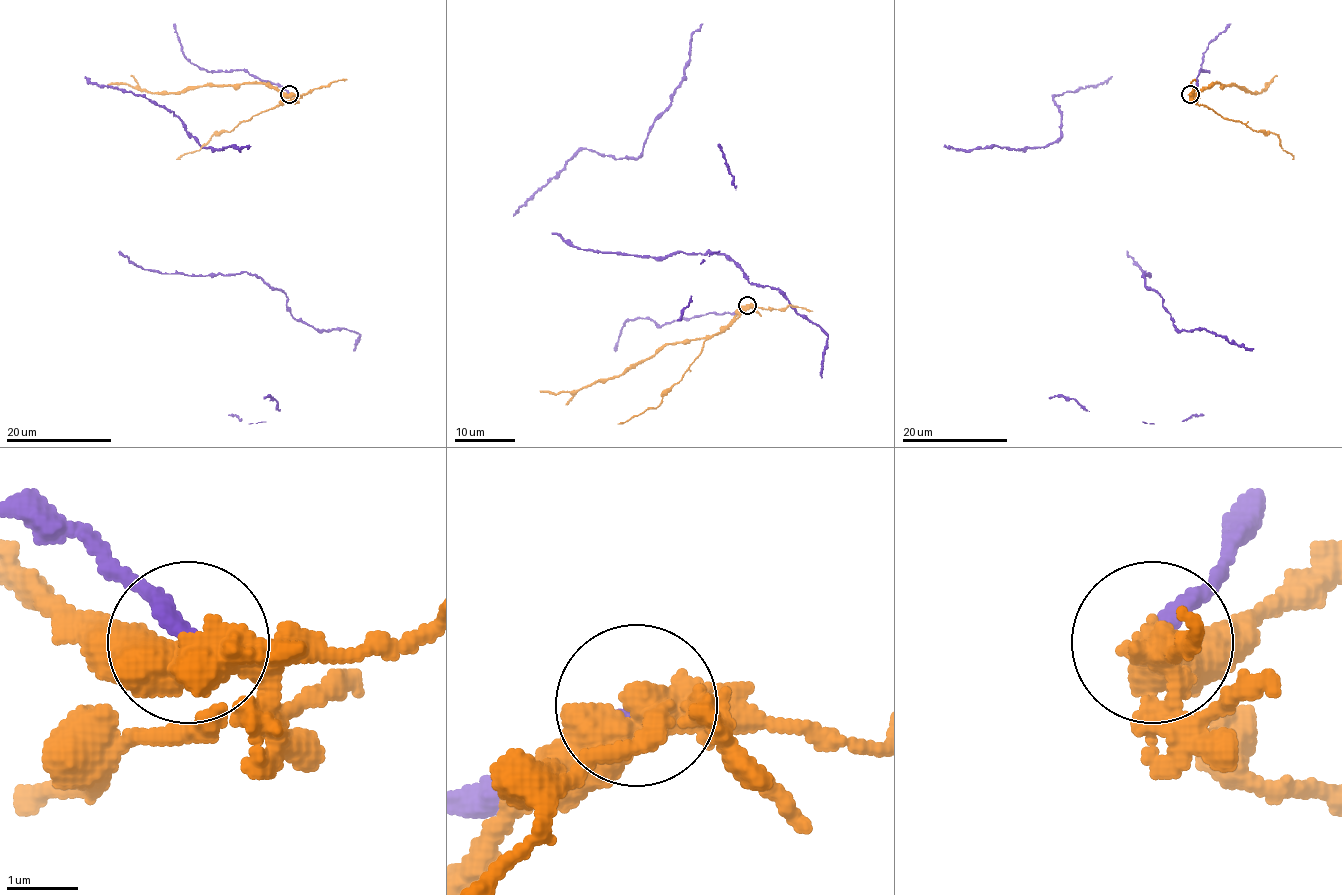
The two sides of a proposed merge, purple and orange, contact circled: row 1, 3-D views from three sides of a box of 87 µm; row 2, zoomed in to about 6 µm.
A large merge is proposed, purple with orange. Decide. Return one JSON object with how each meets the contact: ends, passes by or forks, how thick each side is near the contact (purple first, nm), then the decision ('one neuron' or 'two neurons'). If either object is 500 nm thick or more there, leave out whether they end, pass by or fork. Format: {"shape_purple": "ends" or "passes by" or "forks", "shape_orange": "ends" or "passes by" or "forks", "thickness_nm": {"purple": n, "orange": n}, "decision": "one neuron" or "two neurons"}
{"thickness_nm": {"purple": 240, "orange": 550}, "decision": "two neurons"}

